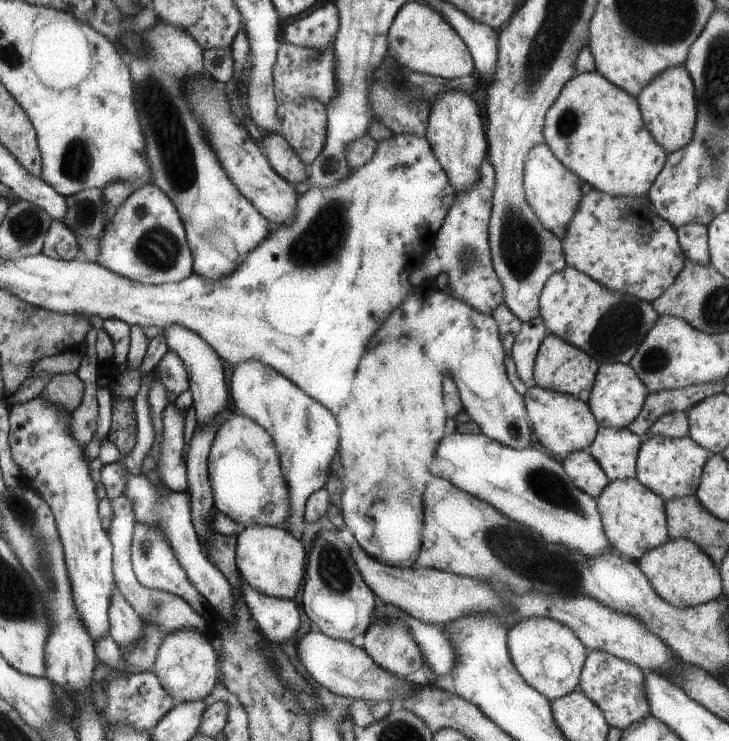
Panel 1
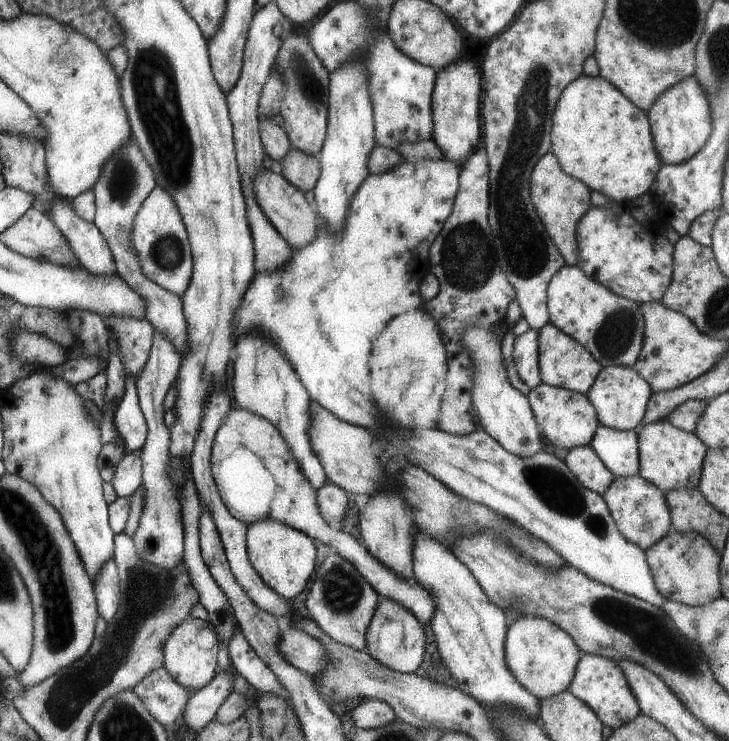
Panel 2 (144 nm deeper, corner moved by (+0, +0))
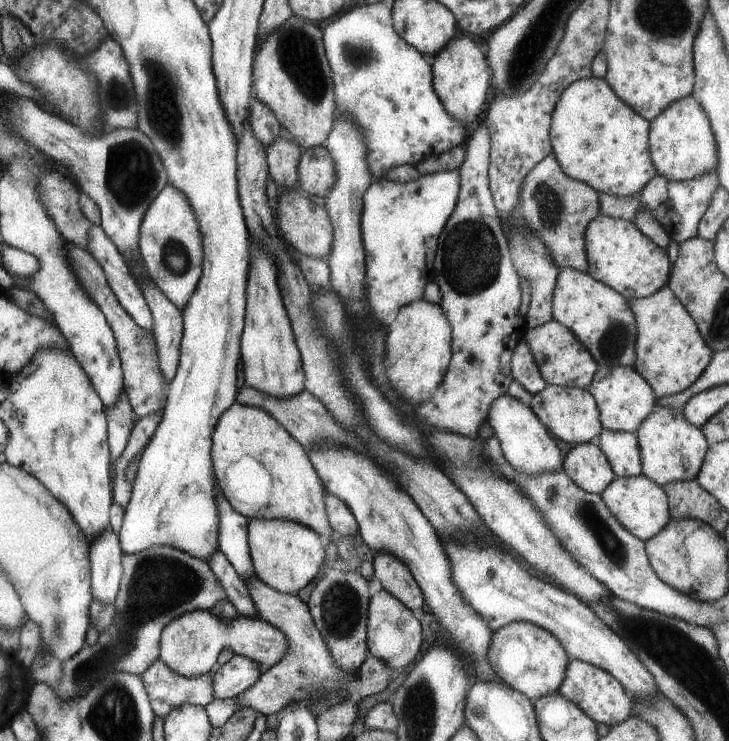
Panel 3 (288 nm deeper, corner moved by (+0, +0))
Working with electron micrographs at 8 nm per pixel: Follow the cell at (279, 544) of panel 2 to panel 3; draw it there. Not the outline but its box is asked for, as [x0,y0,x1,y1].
[247,520,325,594]

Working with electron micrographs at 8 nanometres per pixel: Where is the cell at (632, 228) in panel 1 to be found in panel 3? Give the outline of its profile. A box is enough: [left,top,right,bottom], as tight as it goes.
[583,214,671,300]

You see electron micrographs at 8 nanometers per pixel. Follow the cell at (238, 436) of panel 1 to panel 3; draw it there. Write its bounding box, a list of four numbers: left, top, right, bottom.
[211,404,331,538]

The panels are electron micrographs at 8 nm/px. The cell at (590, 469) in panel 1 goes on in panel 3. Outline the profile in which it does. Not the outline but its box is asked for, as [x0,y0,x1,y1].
[563,442,615,496]

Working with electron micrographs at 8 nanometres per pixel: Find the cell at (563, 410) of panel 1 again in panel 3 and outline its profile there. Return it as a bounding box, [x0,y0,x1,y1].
[529,386,603,446]

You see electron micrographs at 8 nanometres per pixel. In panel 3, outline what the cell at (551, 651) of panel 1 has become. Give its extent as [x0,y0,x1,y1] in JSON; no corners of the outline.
[487,622,571,700]

